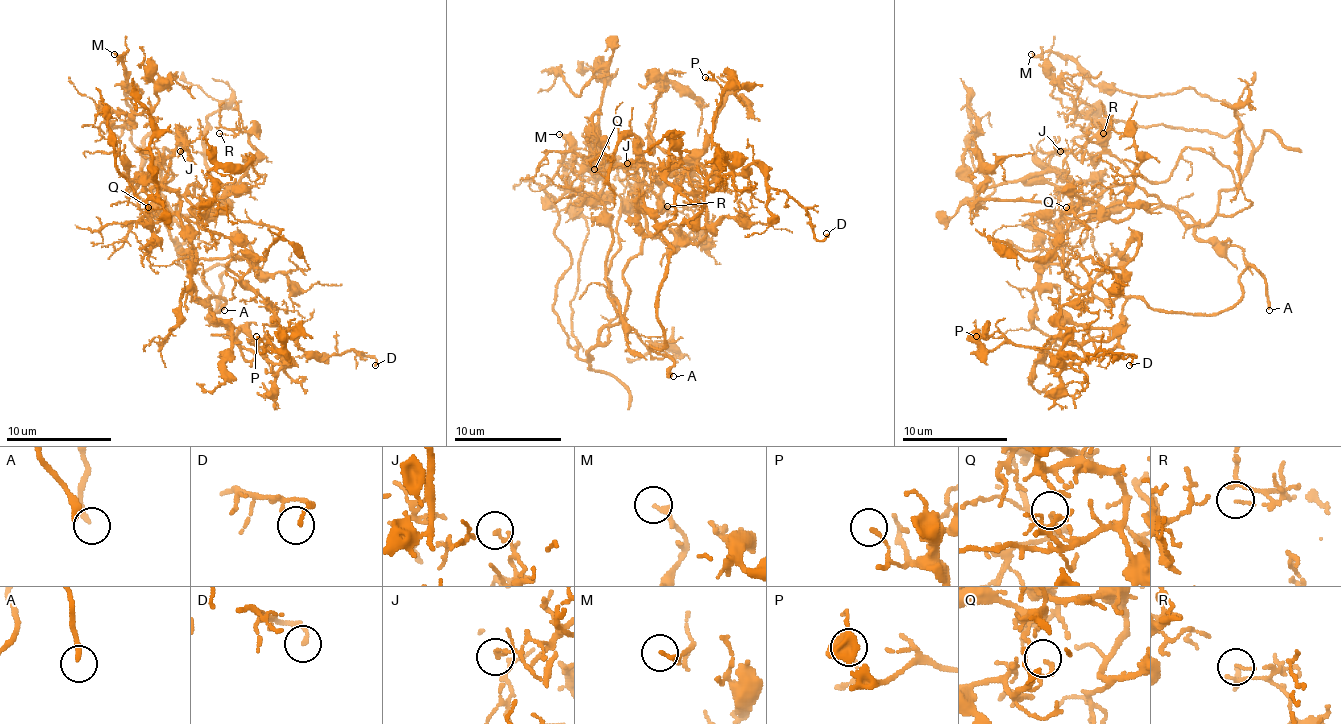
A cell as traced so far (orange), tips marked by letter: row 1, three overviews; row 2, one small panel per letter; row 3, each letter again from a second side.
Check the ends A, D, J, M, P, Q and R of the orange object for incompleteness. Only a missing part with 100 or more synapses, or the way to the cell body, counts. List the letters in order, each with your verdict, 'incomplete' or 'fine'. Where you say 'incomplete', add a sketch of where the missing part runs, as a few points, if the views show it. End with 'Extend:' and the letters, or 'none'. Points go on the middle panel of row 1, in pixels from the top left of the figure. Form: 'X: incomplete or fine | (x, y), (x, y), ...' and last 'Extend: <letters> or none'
A: incomplete
D: fine
J: fine
M: fine
P: fine
Q: fine
R: fine
Extend: A

